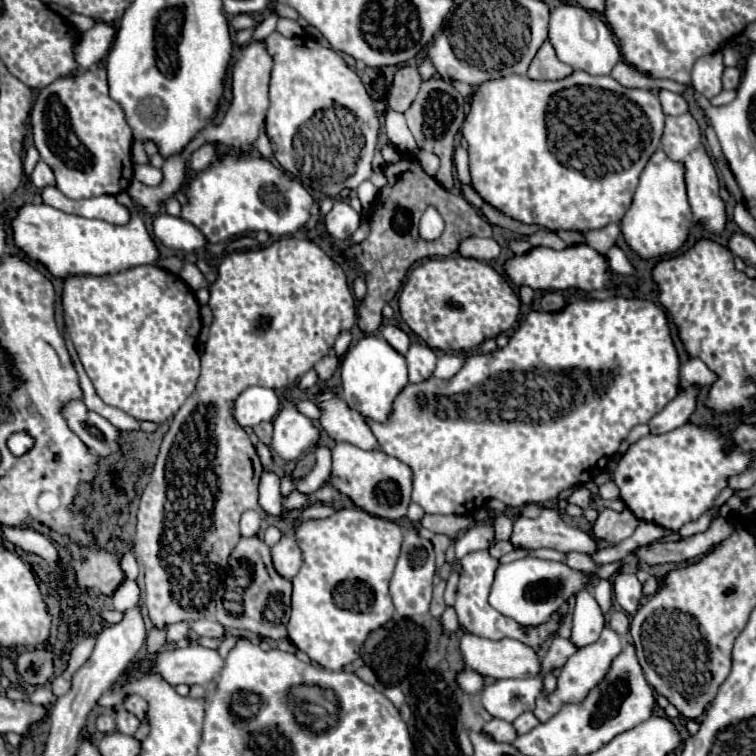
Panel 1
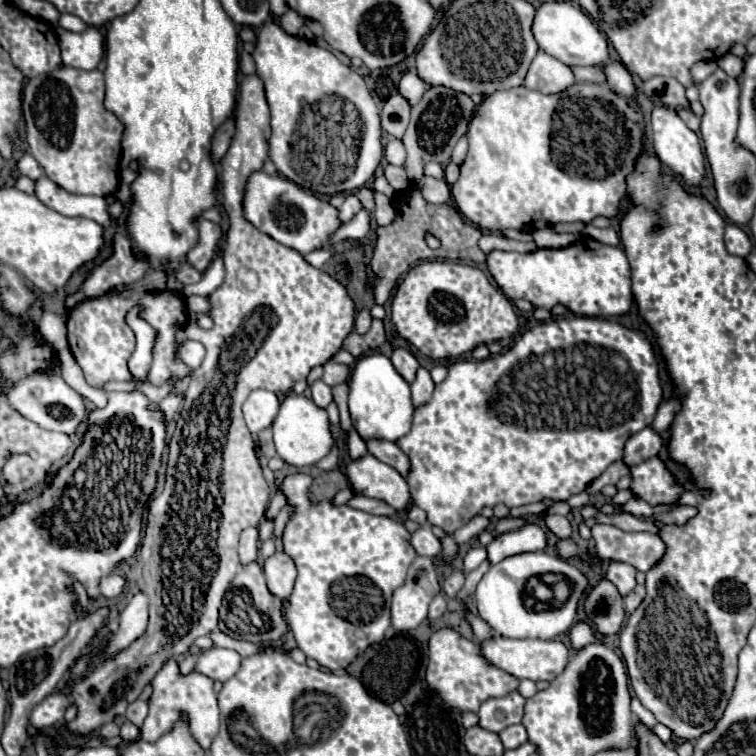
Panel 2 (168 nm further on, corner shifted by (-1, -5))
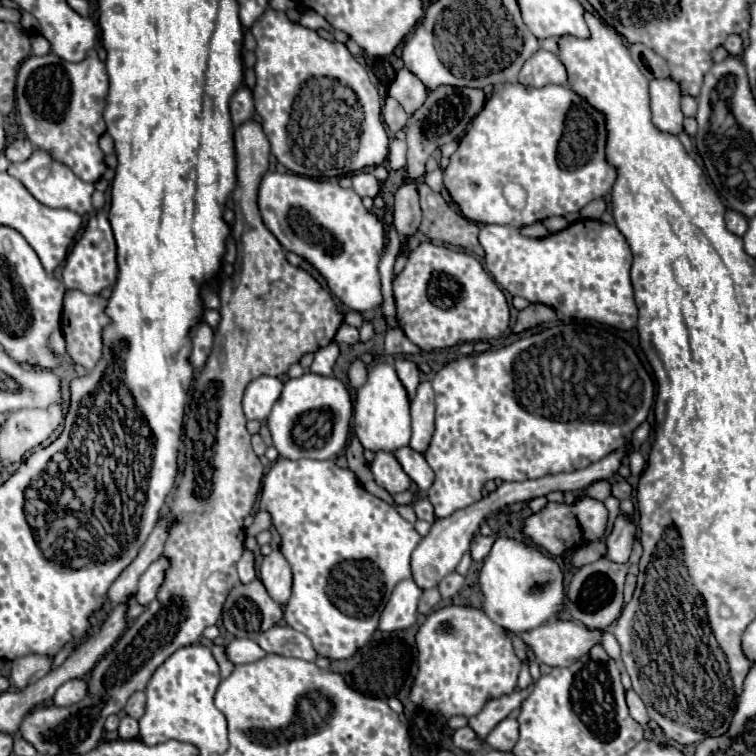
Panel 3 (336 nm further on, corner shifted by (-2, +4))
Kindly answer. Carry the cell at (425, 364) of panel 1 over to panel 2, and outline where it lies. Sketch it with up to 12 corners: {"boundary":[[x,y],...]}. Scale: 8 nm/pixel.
{"boundary":[[419,367],[411,385],[413,405],[429,403],[433,383],[429,371]]}

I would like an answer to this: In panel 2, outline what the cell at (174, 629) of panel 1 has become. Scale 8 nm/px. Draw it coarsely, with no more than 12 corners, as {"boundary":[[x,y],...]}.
{"boundary":[[169,659],[153,677],[139,737],[155,743],[185,715],[207,751],[219,731],[213,679]]}

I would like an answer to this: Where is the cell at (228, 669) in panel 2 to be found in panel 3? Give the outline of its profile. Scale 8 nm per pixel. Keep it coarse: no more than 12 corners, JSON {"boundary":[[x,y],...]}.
{"boundary":[[250,638],[224,644],[232,664],[256,662],[266,652]]}

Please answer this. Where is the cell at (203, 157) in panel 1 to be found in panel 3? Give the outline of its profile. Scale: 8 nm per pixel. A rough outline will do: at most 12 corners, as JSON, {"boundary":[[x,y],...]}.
{"boundary":[[242,86],[230,100],[232,124],[254,114],[252,90]]}

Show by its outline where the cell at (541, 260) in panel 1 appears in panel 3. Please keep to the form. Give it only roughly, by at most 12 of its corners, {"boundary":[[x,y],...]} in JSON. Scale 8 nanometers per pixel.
{"boundary":[[578,220],[526,238],[486,224],[488,272],[568,318],[636,326],[632,250]]}

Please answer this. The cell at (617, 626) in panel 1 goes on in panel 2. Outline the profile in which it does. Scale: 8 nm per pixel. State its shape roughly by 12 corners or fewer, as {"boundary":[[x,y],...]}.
{"boundary":[[597,581],[585,595],[585,615],[601,635],[619,633],[623,597]]}

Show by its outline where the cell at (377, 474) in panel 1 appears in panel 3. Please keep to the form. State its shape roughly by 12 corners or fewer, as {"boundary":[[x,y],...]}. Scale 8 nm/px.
{"boundary":[[378,450],[370,470],[390,494],[404,492],[410,476],[394,454]]}

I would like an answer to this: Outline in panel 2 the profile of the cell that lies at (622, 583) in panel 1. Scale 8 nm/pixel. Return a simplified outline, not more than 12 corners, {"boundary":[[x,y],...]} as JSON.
{"boundary":[[609,561],[605,577],[625,597],[633,591],[637,569]]}

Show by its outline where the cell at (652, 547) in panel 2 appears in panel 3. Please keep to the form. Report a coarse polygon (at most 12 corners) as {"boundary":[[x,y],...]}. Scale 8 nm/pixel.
{"boundary":[[614,496],[604,500],[608,510],[606,536],[614,528],[614,520],[618,518],[618,500]]}

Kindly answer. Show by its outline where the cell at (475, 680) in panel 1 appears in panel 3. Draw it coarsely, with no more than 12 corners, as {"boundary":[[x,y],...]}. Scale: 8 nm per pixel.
{"boundary":[[446,606],[416,634],[410,700],[474,716],[520,660],[482,610]]}

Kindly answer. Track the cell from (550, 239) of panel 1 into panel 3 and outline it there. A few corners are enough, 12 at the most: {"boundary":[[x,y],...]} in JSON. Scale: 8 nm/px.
{"boundary":[[562,216],[546,218],[542,224],[550,234],[568,226]]}

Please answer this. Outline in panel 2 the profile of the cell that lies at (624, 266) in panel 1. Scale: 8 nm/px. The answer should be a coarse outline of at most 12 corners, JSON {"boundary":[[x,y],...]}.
{"boundary":[[587,224],[583,234],[606,245],[621,245],[611,227],[601,229]]}

